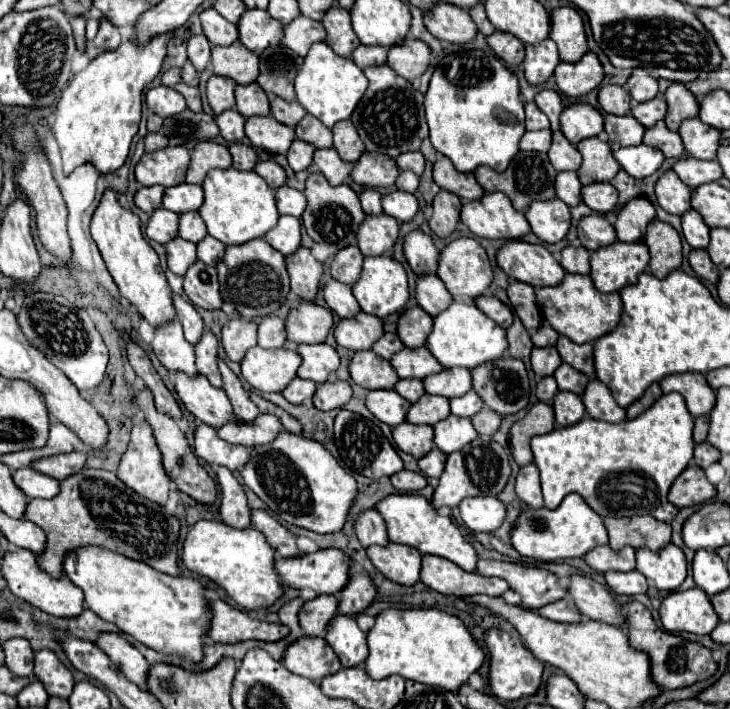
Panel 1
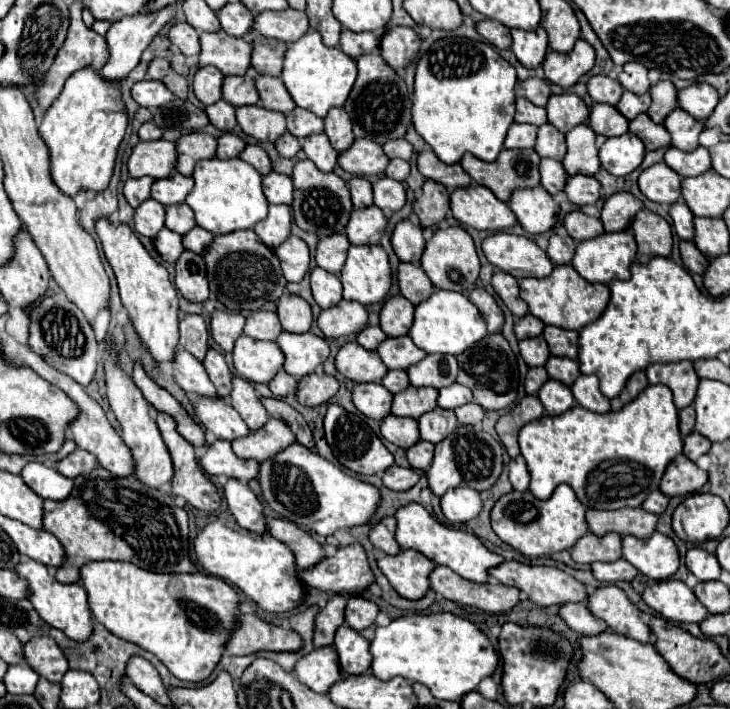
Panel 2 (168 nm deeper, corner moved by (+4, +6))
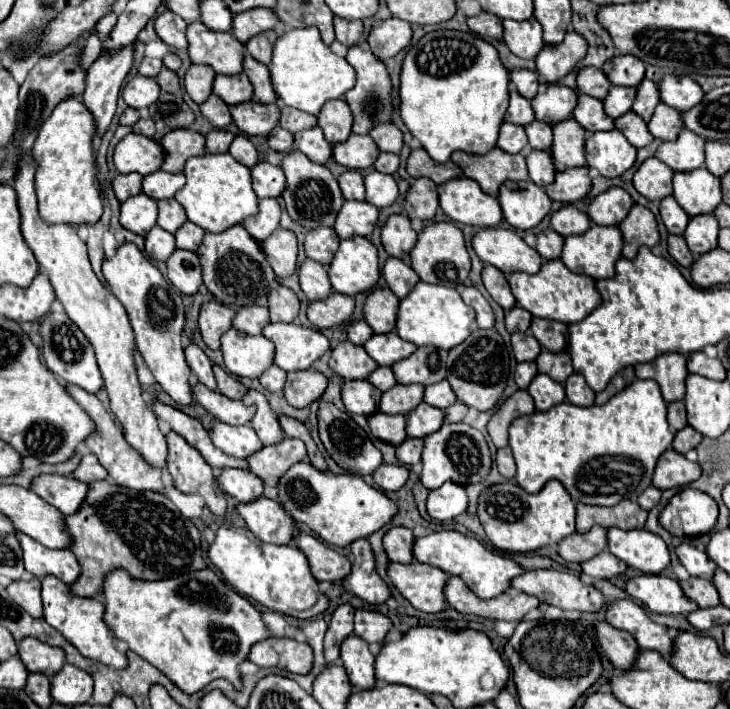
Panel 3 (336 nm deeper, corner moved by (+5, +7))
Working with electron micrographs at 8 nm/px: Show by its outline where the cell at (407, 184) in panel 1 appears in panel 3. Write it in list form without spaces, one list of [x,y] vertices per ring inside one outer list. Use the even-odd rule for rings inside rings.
[[[380,153],[378,159],[374,161],[374,169],[380,171],[380,173],[396,173],[398,171],[398,155],[394,153]]]

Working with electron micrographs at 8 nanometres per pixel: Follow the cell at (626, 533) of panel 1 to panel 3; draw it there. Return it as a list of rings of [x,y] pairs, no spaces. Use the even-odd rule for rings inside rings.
[[[620,501],[614,507],[590,507],[584,503],[576,505],[576,531],[586,533],[592,525],[620,527],[620,529],[640,529],[646,523],[646,511],[638,503]]]

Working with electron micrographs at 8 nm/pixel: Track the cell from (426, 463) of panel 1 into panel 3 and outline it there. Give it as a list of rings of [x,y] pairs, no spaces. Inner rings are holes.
[[[404,439],[402,445],[396,447],[396,457],[404,463],[404,465],[416,465],[420,463],[420,455],[422,455],[422,439]]]

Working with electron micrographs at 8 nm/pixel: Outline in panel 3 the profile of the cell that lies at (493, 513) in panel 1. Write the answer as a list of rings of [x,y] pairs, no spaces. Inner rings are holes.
[[[444,483],[442,487],[428,493],[426,511],[436,521],[448,521],[464,513],[468,507],[468,495],[462,485]]]

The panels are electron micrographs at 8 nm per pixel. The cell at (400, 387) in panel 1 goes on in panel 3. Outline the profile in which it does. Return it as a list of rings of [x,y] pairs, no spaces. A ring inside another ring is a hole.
[[[378,367],[376,371],[372,371],[372,373],[368,375],[368,381],[370,381],[376,389],[380,389],[380,391],[386,391],[386,389],[390,389],[390,387],[396,385],[396,379],[394,379],[394,373],[392,373],[390,367]]]

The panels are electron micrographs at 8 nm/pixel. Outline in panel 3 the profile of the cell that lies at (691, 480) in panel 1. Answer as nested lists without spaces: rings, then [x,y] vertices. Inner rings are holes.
[[[668,449],[660,455],[660,461],[654,469],[652,485],[658,489],[678,489],[700,477],[700,465],[688,461],[684,455]]]

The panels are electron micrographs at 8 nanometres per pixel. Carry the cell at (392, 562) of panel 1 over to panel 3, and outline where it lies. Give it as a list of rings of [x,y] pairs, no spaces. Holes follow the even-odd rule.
[[[414,561],[410,565],[390,563],[388,577],[394,587],[424,613],[440,613],[448,607],[444,597],[444,587],[448,583],[448,573],[432,565]]]

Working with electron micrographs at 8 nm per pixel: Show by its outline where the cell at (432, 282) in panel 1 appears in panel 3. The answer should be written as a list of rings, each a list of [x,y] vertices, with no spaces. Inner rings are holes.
[[[396,257],[386,259],[384,269],[382,269],[382,277],[386,279],[390,291],[398,299],[404,299],[404,293],[410,293],[410,289],[420,281],[418,275],[412,271],[412,267]]]

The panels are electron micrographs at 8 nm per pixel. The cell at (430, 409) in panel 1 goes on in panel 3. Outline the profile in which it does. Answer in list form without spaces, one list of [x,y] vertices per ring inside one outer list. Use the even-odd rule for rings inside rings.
[[[394,385],[382,393],[378,409],[388,415],[408,415],[424,397],[424,385]]]

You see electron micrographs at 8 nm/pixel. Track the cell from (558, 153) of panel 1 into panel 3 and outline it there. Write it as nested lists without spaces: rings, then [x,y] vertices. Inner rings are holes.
[[[532,121],[526,127],[526,135],[528,135],[528,143],[532,149],[540,149],[540,151],[548,151],[552,147],[552,127],[548,123],[542,121]]]

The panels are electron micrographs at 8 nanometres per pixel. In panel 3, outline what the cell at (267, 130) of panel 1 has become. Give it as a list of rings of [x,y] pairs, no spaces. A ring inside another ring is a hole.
[[[246,101],[246,103],[232,105],[230,107],[230,115],[232,115],[232,121],[236,123],[236,127],[244,135],[268,135],[280,121],[280,107],[276,103],[264,105],[264,103],[256,103],[256,101]]]

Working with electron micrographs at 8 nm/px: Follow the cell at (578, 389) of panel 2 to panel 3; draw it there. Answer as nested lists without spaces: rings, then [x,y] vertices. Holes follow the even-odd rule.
[[[572,373],[568,377],[568,381],[564,383],[564,391],[566,391],[566,399],[572,405],[580,405],[580,407],[594,405],[594,391],[588,389],[584,377],[580,377],[578,373]]]

